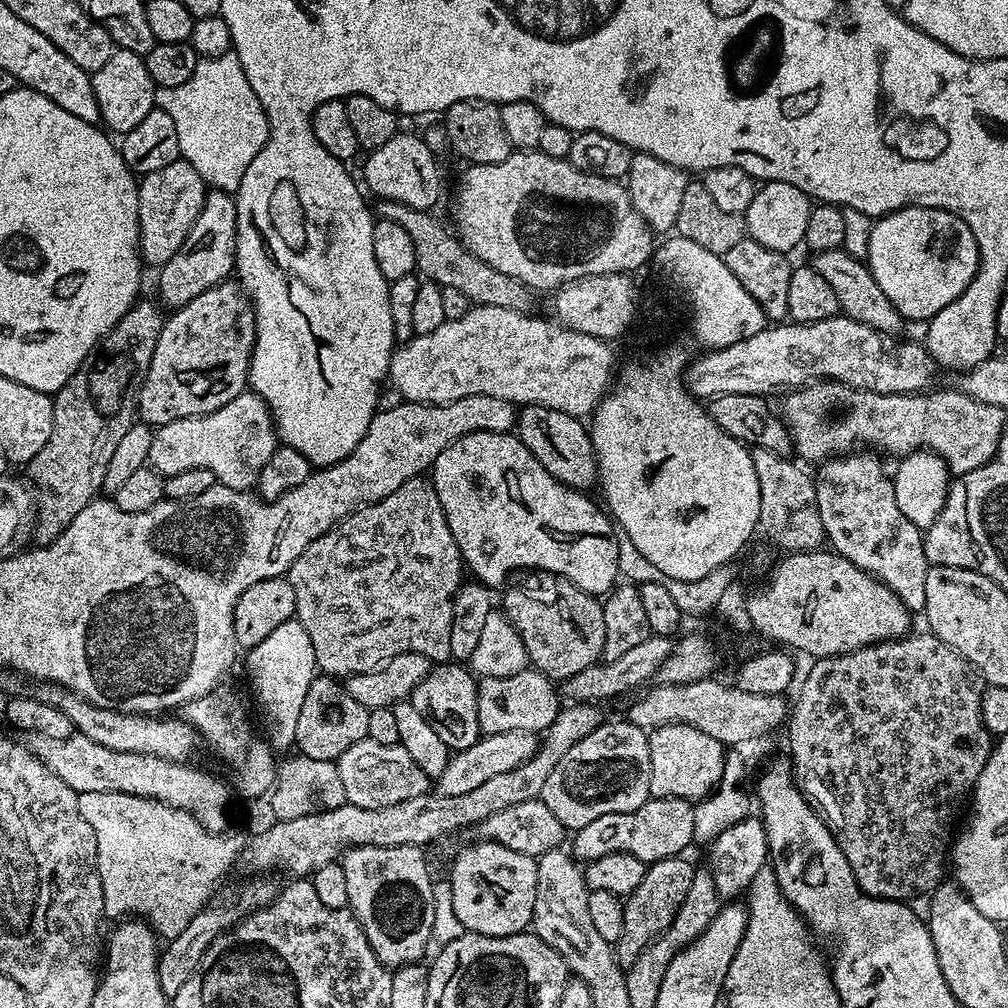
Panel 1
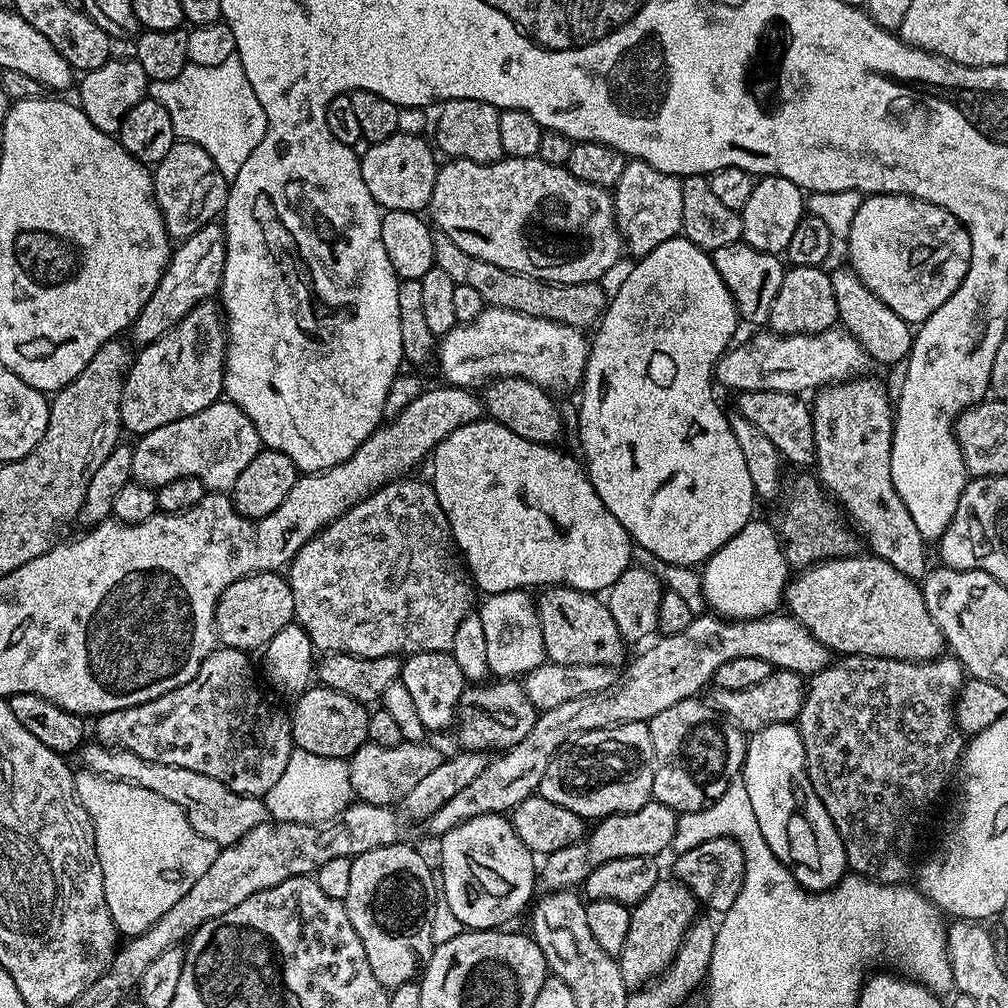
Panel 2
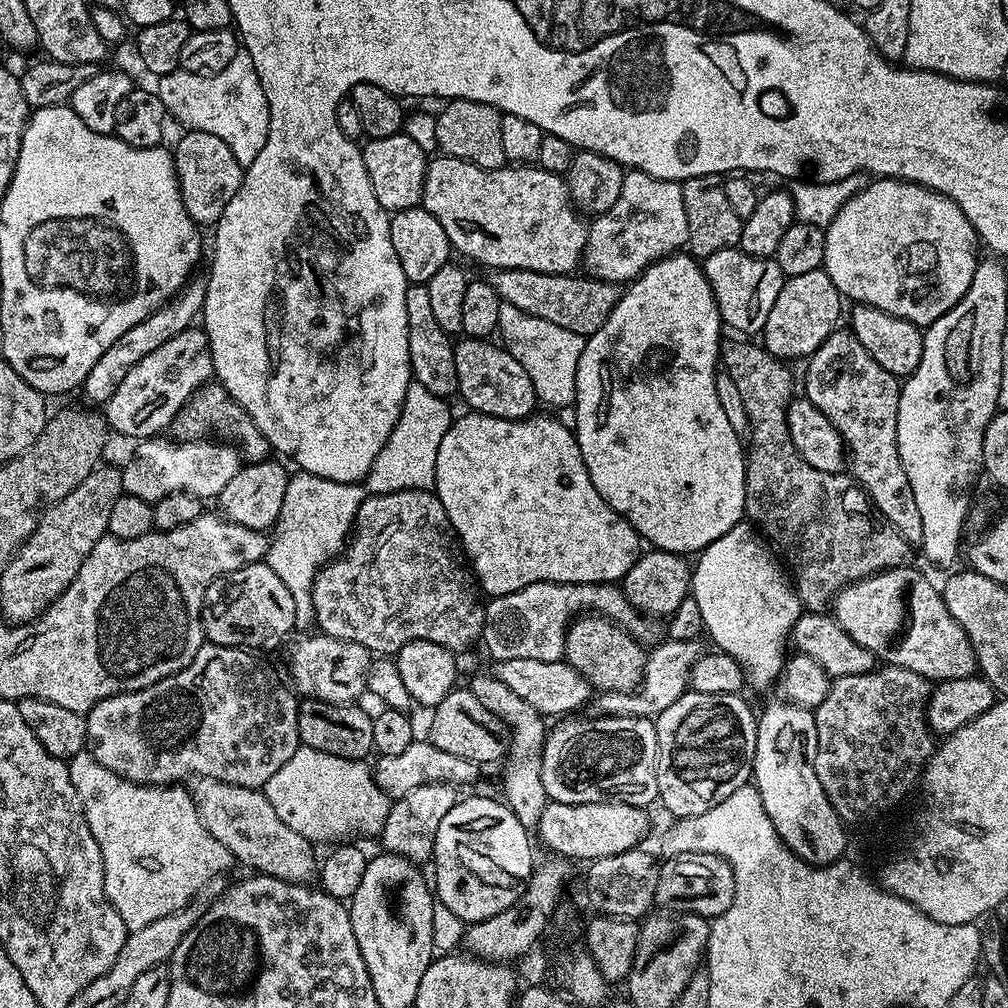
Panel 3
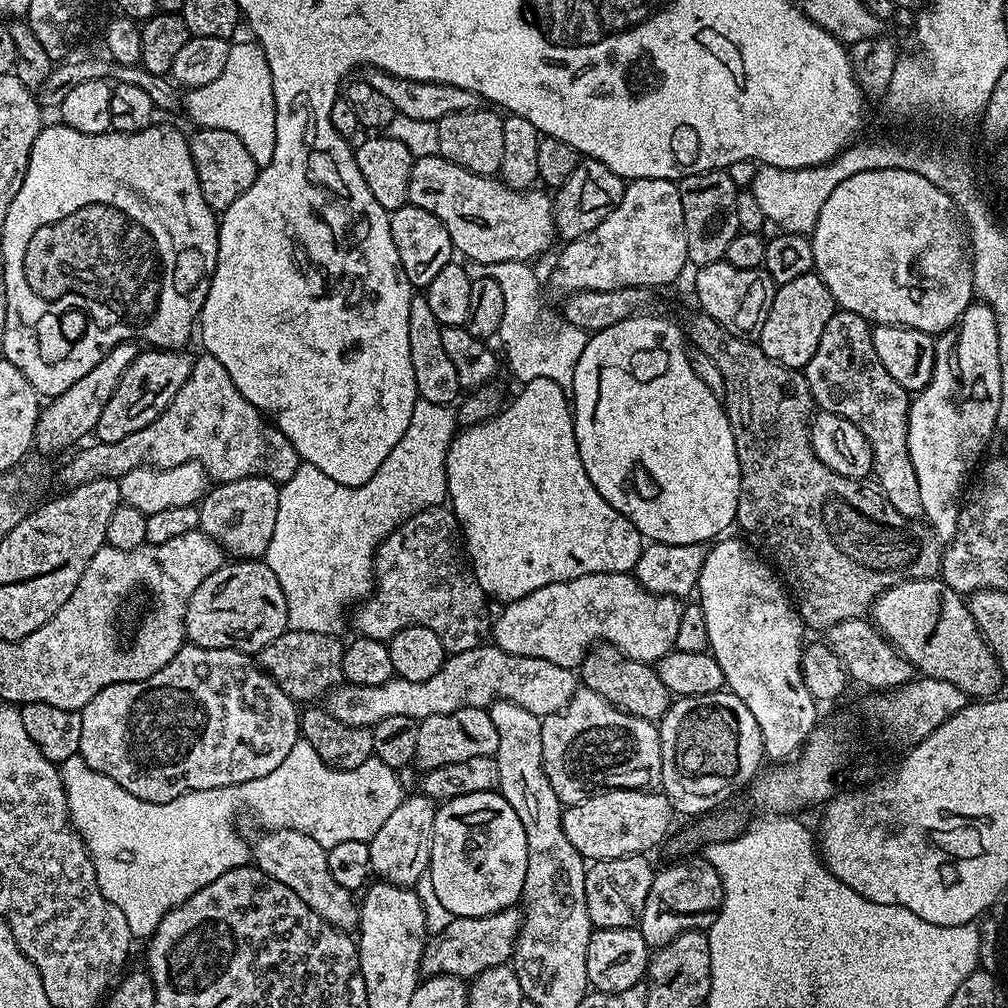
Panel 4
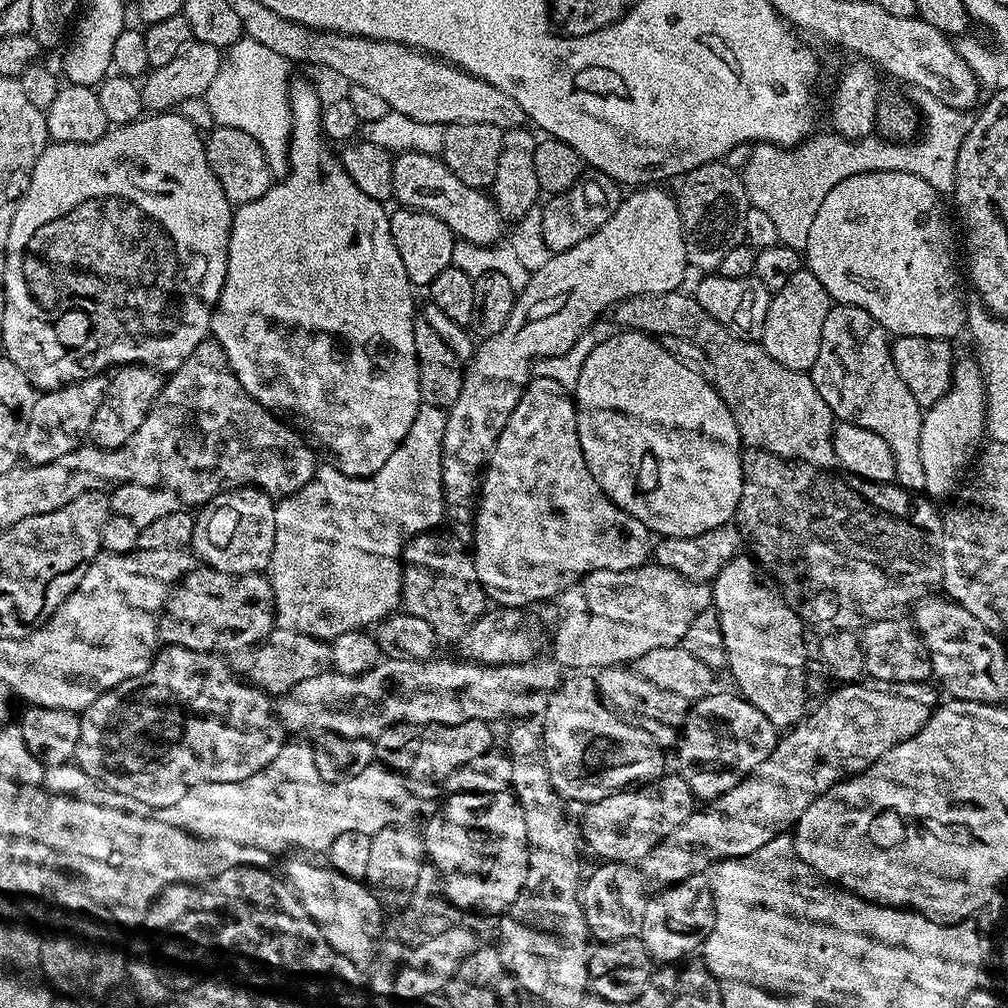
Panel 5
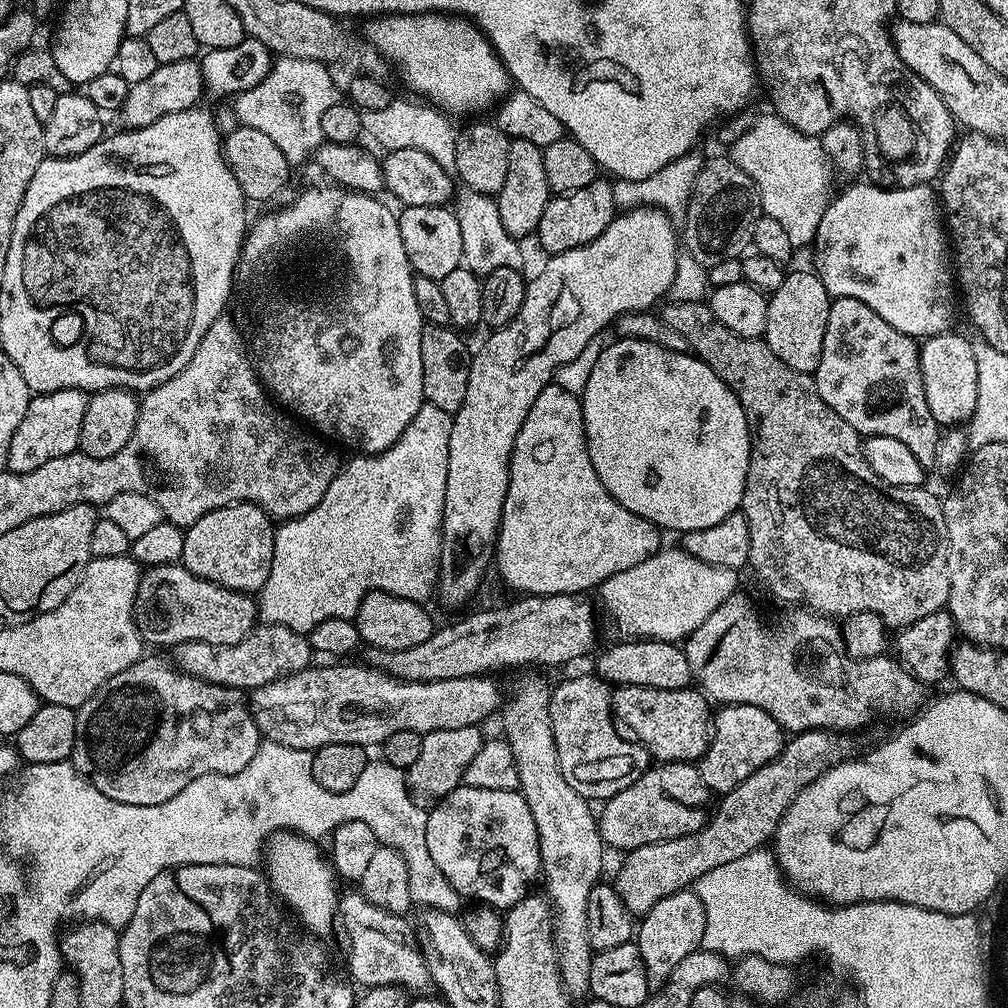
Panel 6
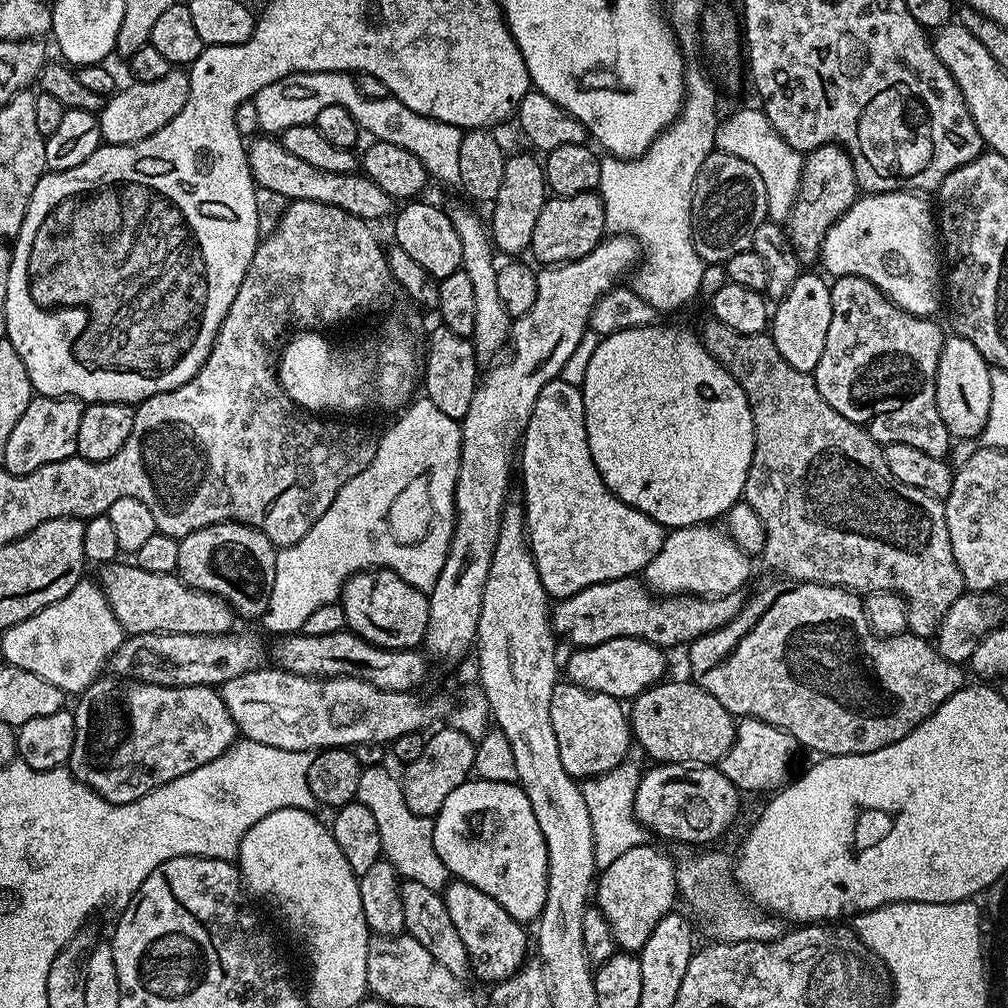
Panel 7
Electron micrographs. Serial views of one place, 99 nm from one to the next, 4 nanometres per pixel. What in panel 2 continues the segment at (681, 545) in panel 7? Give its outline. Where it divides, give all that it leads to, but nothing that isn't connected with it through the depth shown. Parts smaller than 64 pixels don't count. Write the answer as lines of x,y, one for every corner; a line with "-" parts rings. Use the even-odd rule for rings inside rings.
524,590
517,592
493,592
487,597
484,605
479,605
478,614
482,618
482,627
486,633
486,660
491,675
496,678
523,678
530,670
546,662
544,655
544,638
540,625
540,614
535,599
531,600

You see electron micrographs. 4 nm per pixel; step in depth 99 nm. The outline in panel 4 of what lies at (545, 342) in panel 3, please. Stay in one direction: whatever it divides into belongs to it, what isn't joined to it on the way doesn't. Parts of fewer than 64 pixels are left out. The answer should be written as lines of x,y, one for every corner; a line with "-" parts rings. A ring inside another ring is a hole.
515,260
493,264
472,262
467,265
467,270
472,280
490,278
502,286
506,311
502,314
498,341
504,347
508,368
520,379
519,383
525,385
534,378
550,378
550,382
558,382
558,386
568,390
574,382
574,366
578,366
578,358
582,358
582,350
586,350
589,333
574,330
567,322
552,324
548,328
544,312
540,309
540,280
532,267
531,263

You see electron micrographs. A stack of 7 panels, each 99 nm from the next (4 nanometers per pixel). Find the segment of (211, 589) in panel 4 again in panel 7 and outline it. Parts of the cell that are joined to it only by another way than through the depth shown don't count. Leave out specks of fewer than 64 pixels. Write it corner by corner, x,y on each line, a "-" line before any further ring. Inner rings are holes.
113,562
99,569
98,583
114,610
114,618
125,633
137,636
151,632
177,632
178,634
206,634
220,636
233,631
232,607
222,598
203,592
184,583
176,574
150,574
135,562

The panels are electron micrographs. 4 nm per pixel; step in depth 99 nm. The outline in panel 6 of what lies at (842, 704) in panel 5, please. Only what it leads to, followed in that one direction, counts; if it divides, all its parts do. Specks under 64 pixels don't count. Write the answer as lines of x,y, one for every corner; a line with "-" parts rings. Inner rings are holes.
826,728
795,733
776,759
754,770
750,778
738,782
734,790
719,797
720,805
716,812
714,808
704,827
682,838
670,838
631,849
614,879
618,898
622,898
633,917
643,917
655,904
662,902
662,898
695,885
697,878
706,874
706,870
726,866
726,862
734,862
734,858
742,858
765,847
775,837
776,828
799,792
810,786
810,782
818,779
827,768
833,768
853,755
852,739
851,735
830,732

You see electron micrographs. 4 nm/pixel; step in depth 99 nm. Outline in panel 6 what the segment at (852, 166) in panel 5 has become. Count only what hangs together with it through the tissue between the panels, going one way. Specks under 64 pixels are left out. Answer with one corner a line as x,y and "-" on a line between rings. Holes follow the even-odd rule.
767,114
760,116
736,141
732,144
730,158
738,166
738,170
746,170
746,174
754,182
757,192
760,193
761,213
782,226
782,231
790,238
793,249
800,250
813,243
816,239
818,222
824,220
824,211
828,209
830,195
828,196
828,176
830,165
828,156
822,150
819,139
807,136
794,130
781,116

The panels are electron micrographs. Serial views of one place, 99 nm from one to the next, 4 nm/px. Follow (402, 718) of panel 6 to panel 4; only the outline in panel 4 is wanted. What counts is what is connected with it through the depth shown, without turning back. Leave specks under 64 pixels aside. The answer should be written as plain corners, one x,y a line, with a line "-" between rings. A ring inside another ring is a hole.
485,642
474,650
453,652
441,663
438,674
426,682
408,682
399,678
387,680
382,686
358,686
341,682
323,697
322,707
346,726
372,728
382,718
414,718
424,720
434,714
450,714
463,708
487,708
495,700
518,702
530,714
541,718
562,710
575,694
578,676
573,669
554,666
546,658
530,658
510,654

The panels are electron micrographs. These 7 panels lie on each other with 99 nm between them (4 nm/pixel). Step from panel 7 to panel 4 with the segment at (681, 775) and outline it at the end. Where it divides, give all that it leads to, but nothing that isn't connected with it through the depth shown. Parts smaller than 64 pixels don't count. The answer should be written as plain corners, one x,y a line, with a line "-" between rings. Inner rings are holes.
609,788
589,794
576,804
567,805
564,808
562,830
566,830
570,846
574,846
574,850
578,850
585,861
595,862
651,853
651,848
667,834
672,816
674,809
663,791

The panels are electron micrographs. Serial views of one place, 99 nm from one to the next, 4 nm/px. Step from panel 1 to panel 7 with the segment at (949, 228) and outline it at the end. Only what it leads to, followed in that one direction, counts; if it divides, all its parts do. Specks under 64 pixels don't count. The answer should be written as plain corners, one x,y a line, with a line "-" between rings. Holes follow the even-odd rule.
920,194
861,195
826,234
819,254
819,259
824,260
823,271
832,278
866,278
866,282
873,284
883,296
893,300
911,316
935,317
935,312
942,308
942,248
938,243
938,220
934,215
933,205
931,208
924,200
927,199

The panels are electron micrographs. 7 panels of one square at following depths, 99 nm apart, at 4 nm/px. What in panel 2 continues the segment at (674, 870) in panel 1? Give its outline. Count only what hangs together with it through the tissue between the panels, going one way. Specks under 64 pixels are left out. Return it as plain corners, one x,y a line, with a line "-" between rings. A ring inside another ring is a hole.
662,878
632,909
630,931
626,933
626,946
622,946
618,957
622,982
630,990
663,975
682,946
693,920
697,919
698,901
689,888
675,878

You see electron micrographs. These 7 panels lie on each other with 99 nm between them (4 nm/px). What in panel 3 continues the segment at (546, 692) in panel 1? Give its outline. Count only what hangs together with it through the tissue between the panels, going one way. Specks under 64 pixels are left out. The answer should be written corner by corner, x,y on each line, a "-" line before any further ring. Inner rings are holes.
467,687
453,688
446,698
442,698
442,702
436,704
431,716
432,725
426,736
434,746
438,746
438,750
446,750
457,758
466,758
481,766
492,764
495,760
503,761
507,757
510,743
508,727
490,710
486,710
486,706
482,706
482,702
478,702

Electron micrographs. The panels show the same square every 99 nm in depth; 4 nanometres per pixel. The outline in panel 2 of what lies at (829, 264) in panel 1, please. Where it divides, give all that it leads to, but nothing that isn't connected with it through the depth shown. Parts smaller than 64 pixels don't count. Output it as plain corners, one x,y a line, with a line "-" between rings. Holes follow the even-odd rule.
850,266
831,269
834,298
838,302
838,320
845,332
849,332
855,340
867,350
869,357
880,364
896,364
907,361
912,353
913,325
906,323
890,306
886,306
862,282
860,275

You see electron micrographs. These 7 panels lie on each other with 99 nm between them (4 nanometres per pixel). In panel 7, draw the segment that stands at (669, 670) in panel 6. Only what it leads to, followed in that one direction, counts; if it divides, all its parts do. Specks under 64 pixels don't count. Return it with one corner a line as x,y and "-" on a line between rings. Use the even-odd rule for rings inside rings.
629,636
610,638
610,642
602,642
598,646
576,648
573,653
568,660
567,679
586,690
613,696
621,702
631,702
653,684
661,683
668,668
665,649

